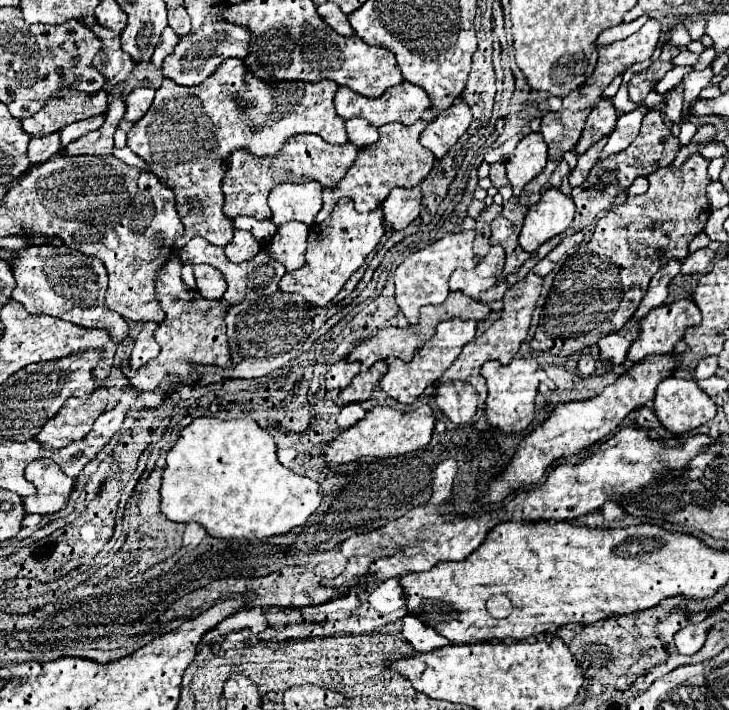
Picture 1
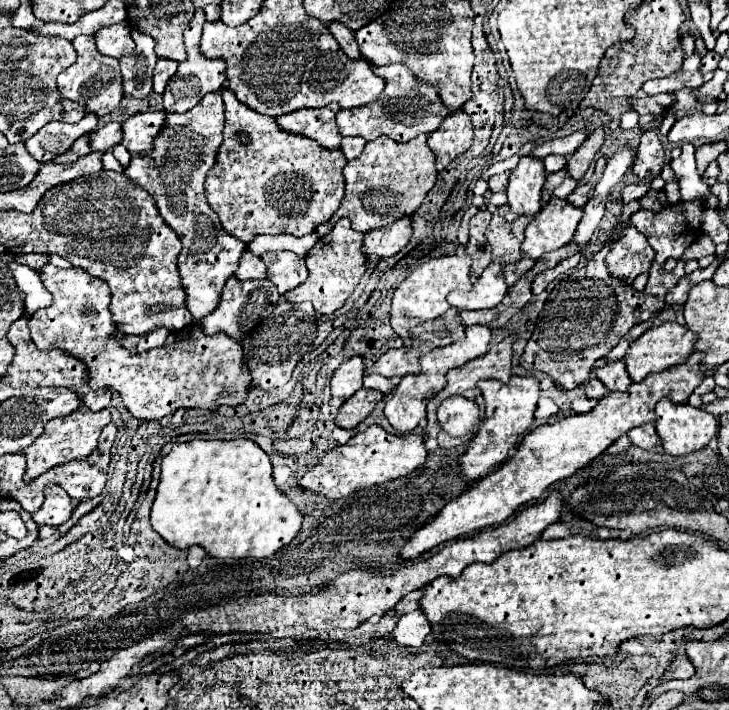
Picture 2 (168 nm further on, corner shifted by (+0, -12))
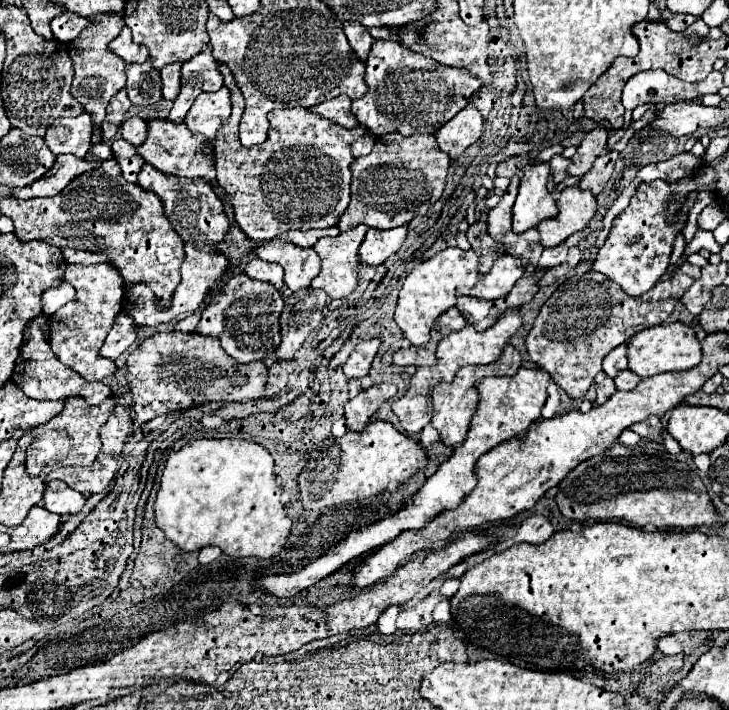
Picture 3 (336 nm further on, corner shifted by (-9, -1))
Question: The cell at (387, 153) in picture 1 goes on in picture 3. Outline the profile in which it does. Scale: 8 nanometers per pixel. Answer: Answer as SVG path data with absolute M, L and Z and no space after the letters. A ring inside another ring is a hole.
M390 133L378 137L370 155L352 161L352 201L338 221L340 231L360 223L374 229L392 229L410 223L416 215L426 215L444 191L448 165L450 159L440 151L434 135L404 137Z

